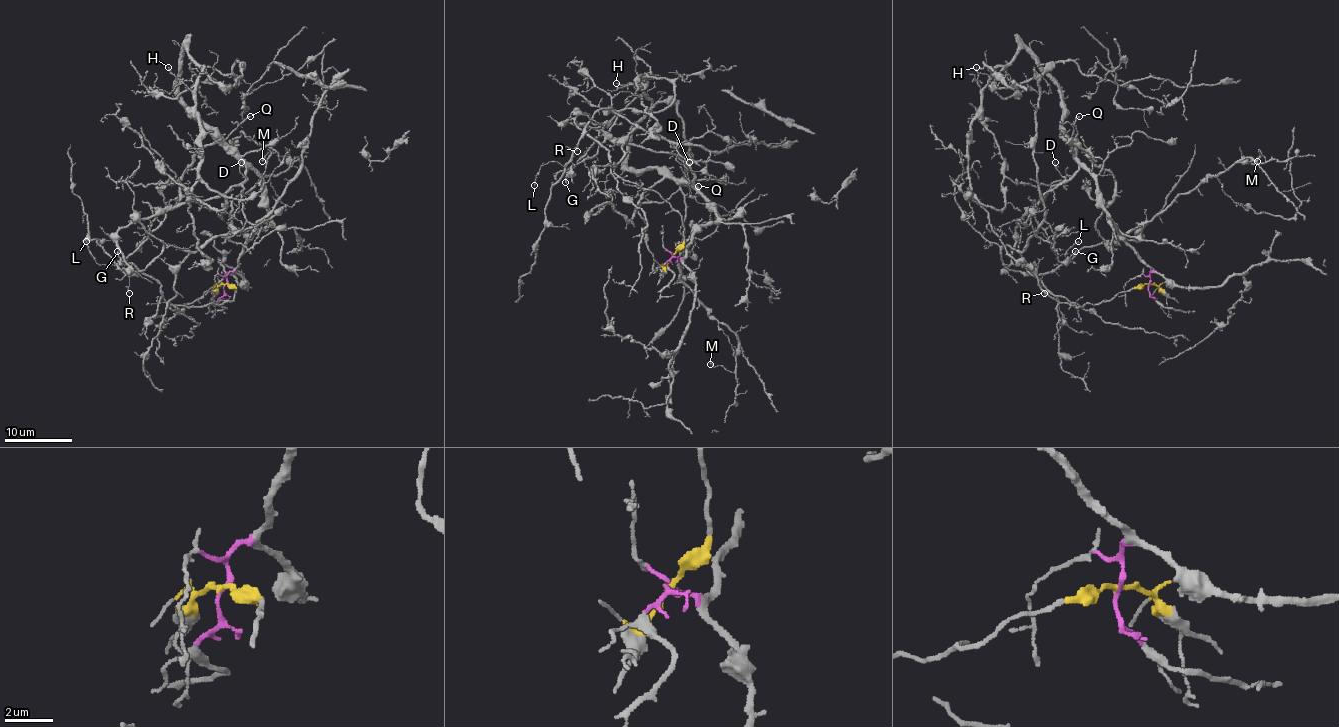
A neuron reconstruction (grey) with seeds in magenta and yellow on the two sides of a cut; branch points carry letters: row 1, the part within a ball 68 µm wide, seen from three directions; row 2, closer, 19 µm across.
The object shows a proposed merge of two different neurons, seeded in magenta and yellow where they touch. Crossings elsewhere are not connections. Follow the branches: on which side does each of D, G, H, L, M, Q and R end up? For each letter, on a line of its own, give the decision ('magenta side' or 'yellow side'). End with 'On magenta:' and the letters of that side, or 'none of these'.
D: magenta side
G: magenta side
H: magenta side
L: yellow side
M: magenta side
Q: magenta side
R: yellow side
On magenta: D, G, H, M, Q

